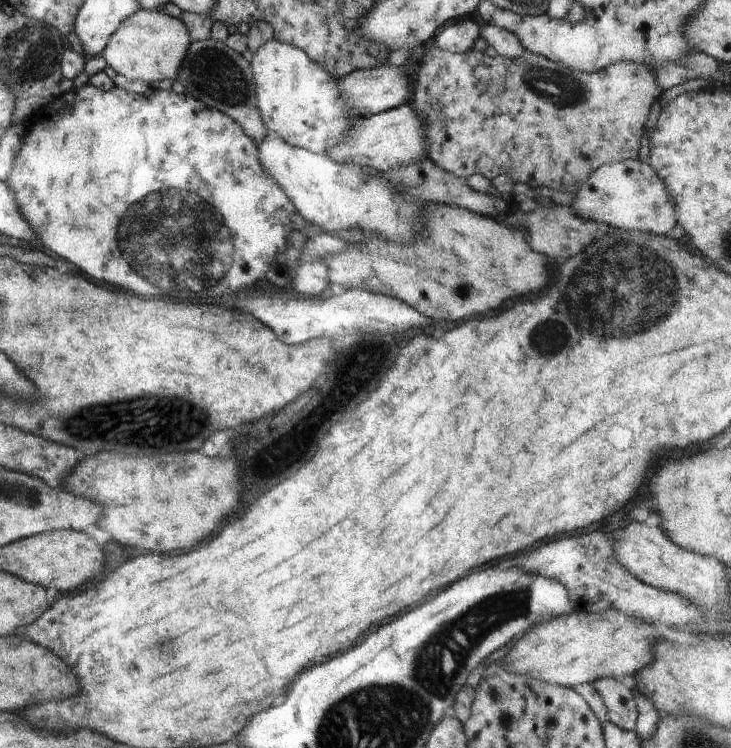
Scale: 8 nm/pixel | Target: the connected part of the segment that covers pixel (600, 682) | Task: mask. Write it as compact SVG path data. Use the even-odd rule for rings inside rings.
M612 677L596 679L593 685L606 705L609 720L621 729L634 731L638 711L633 690Z

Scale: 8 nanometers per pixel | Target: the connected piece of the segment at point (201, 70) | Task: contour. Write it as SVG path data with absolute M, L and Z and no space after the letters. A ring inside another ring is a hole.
M212 37L192 41L176 80L186 87L185 94L233 118L254 142L261 143L271 134L257 105L256 85L248 56L238 54L224 41L216 41Z

